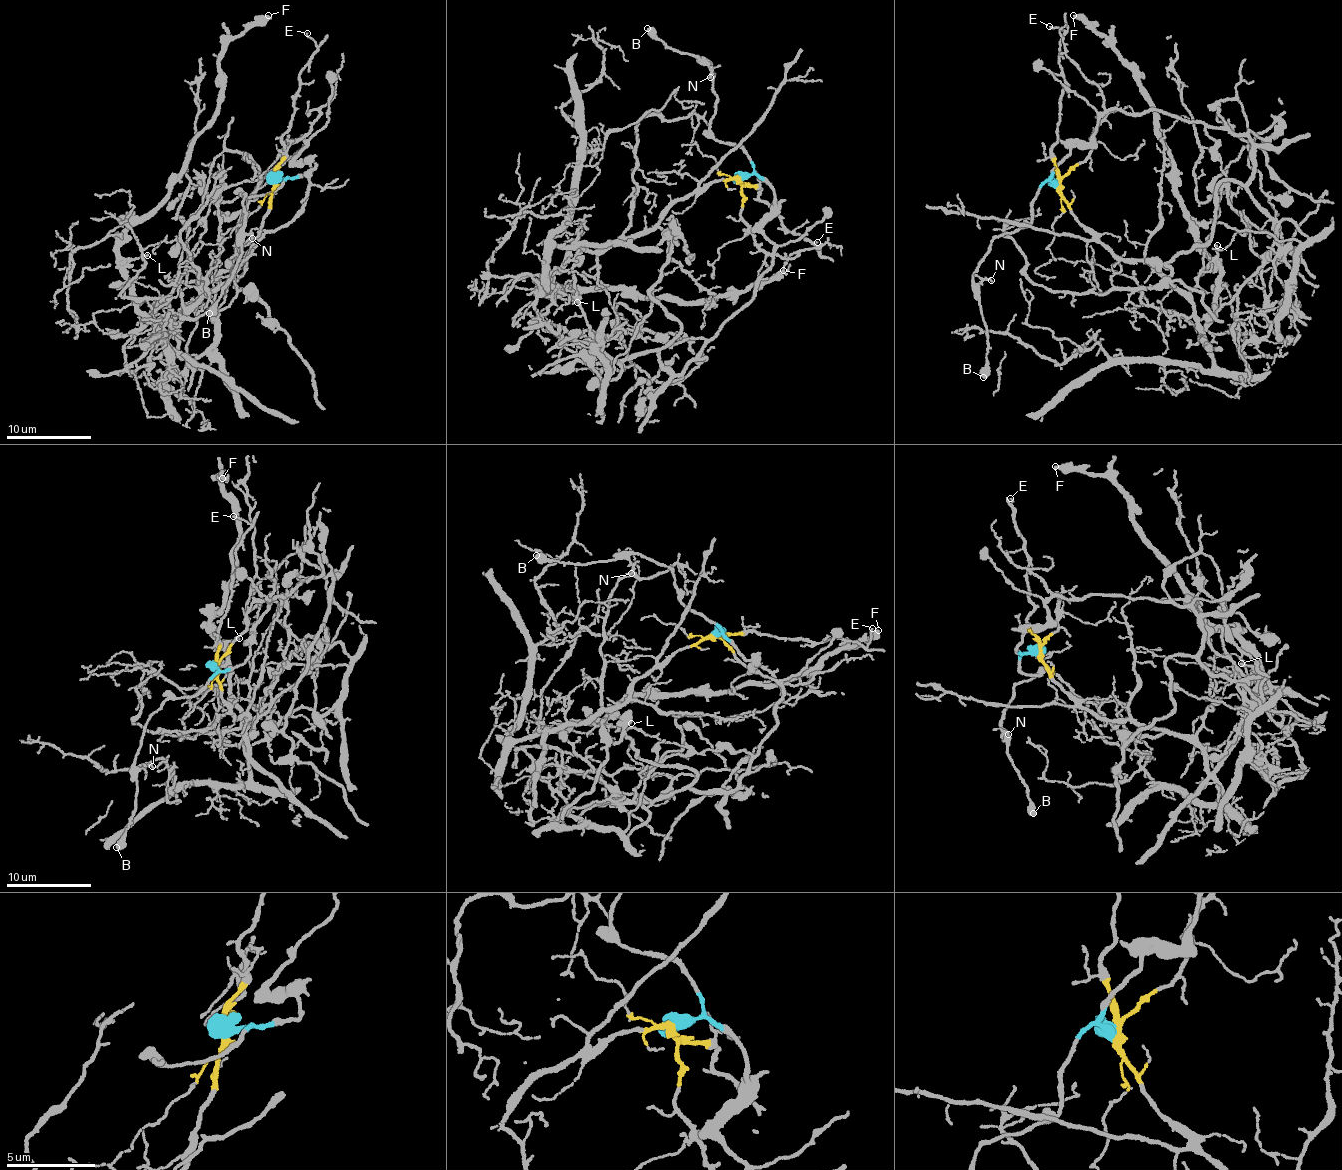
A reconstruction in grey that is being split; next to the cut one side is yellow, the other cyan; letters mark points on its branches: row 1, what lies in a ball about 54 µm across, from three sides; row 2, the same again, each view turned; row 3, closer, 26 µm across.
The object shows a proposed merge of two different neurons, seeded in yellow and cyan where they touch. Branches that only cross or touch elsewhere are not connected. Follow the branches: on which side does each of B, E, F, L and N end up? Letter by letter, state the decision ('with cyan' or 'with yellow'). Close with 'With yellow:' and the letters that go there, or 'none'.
B: with cyan
E: with yellow
F: with yellow
L: with yellow
N: with cyan
With yellow: E, F, L

